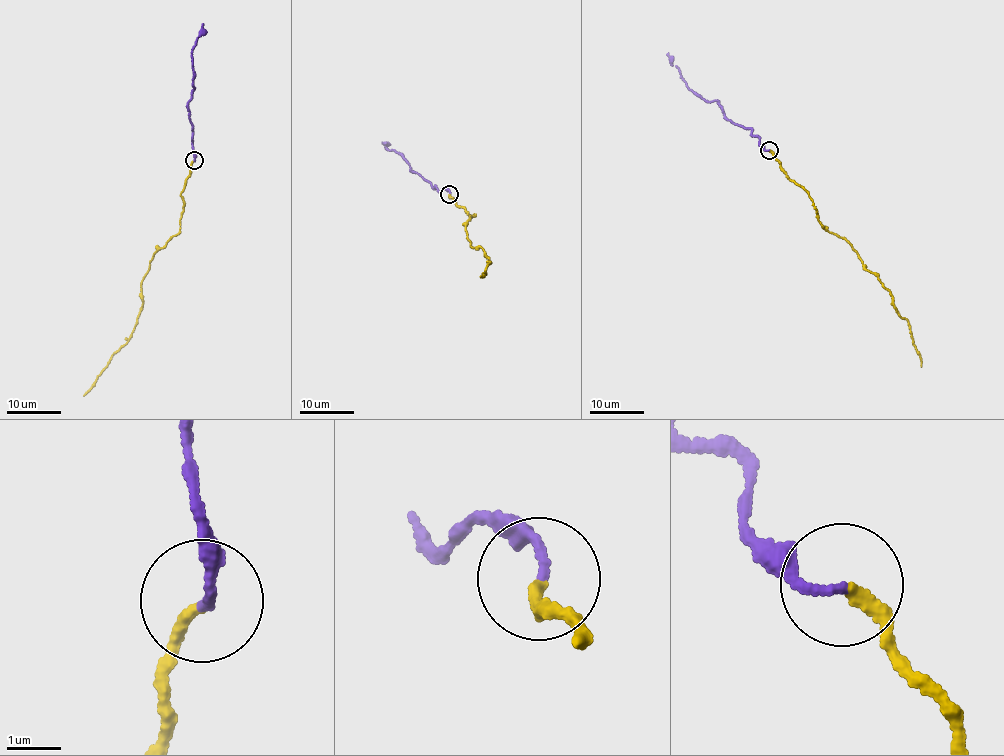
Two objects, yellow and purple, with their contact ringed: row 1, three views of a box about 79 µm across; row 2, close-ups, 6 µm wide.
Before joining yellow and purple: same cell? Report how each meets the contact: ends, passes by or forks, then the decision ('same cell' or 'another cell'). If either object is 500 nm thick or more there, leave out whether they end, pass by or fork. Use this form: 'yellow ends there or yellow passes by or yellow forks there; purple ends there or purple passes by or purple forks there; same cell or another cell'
yellow ends there; purple ends there; same cell

